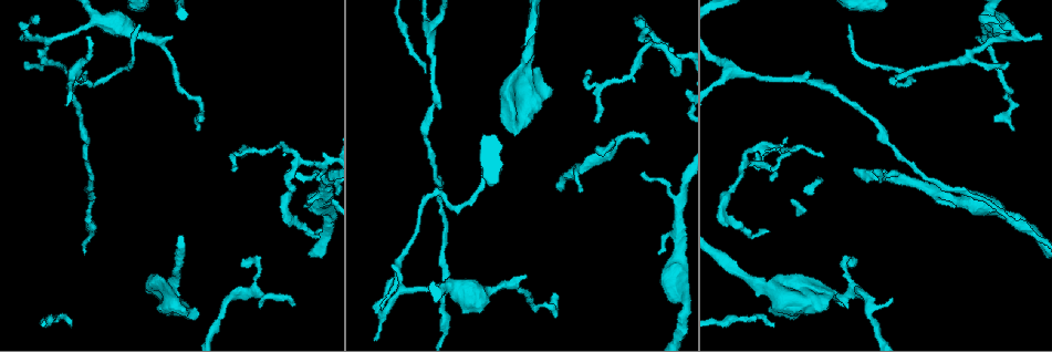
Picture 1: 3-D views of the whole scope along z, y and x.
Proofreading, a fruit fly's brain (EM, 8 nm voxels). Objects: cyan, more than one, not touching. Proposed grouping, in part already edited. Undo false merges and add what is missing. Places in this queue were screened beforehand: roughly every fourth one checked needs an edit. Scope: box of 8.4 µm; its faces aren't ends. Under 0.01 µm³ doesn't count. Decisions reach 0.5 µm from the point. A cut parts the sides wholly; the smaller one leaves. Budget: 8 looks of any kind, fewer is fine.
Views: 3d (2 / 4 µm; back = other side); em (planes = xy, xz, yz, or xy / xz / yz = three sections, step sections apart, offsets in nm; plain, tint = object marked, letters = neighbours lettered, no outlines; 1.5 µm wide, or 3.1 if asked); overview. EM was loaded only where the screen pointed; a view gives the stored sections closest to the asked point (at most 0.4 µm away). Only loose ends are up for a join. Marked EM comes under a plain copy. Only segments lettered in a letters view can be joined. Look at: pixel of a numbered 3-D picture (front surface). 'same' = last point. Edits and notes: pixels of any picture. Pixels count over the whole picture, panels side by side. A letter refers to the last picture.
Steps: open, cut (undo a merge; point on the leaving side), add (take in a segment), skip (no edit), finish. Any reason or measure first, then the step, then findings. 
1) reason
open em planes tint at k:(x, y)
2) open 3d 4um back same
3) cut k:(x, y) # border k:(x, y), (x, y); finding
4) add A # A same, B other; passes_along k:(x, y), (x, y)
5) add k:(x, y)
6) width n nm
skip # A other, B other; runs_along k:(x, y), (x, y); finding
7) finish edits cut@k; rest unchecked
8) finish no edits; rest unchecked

abrupt turn
open em planes tint at 1:(824, 300)

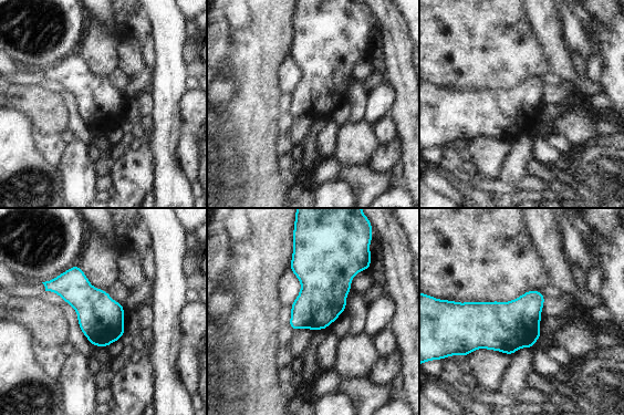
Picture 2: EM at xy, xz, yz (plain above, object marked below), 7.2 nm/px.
see the neighbours
open em planes letters same

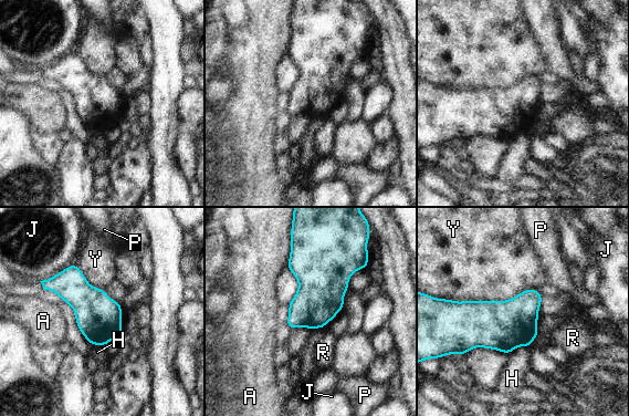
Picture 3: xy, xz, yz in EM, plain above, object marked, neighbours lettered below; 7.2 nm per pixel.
skip # A other, H other, J other, P other, R other, Y other; border 3:(534, 288), (505, 300), (448, 300); continuous, no second neuron

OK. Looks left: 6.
tapers out
open 3d 4um back at 1:(383, 304)

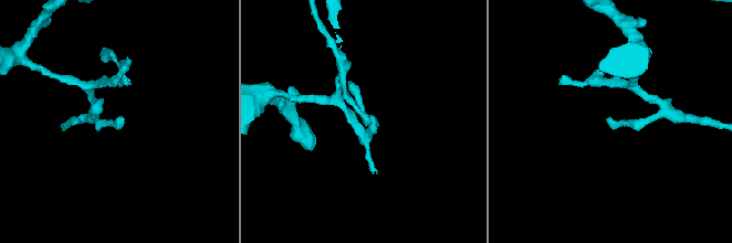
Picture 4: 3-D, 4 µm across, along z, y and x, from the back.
open em xy step 8 tint at 4:(369, 122)

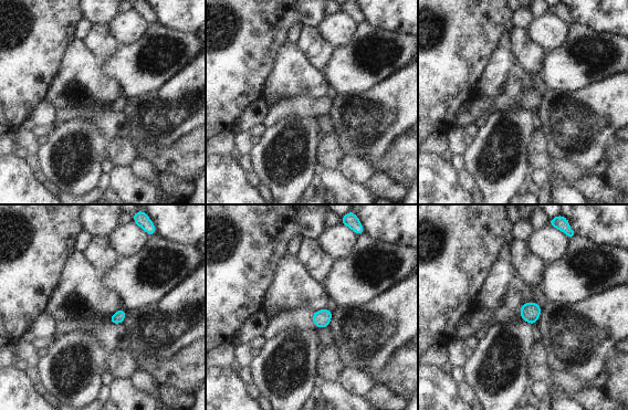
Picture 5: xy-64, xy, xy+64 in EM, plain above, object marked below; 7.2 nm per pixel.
another direction
open em planes letters same

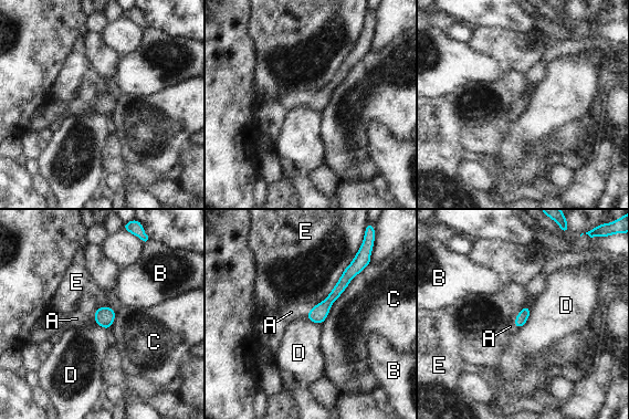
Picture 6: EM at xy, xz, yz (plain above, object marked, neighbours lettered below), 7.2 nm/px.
width 90 nm; longest_contact C 550 nm
add A # A same, B other, C other, D other, E other; the neuron continues

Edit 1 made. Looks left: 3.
see it whole again
open overview

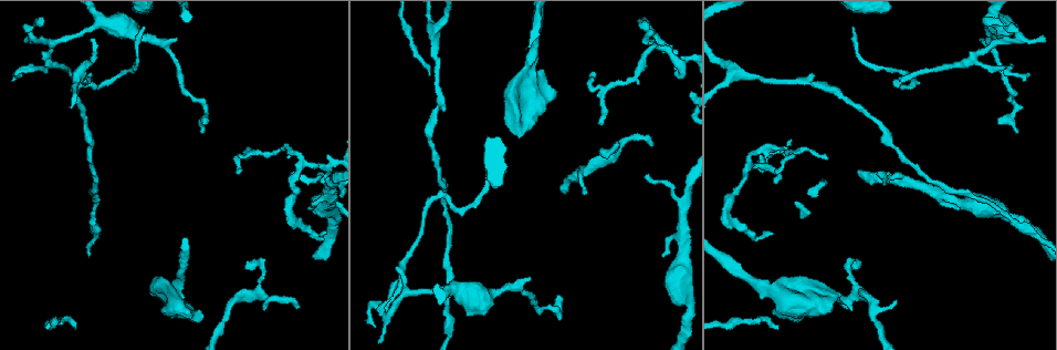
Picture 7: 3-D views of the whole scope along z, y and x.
sharp bend
open em planes letters at 7:(899, 83)

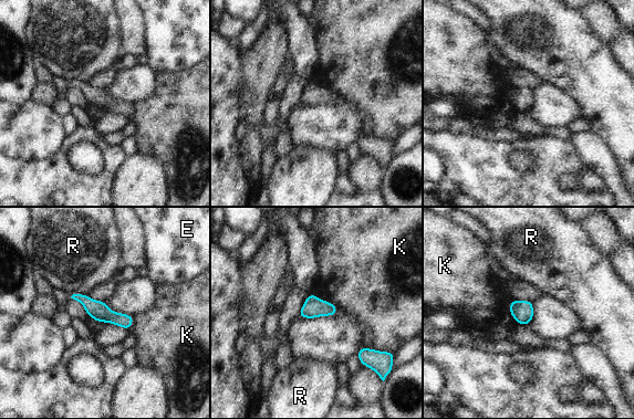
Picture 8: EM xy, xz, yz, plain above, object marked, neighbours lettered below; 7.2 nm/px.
skip # E other, K other, R other; runs_along 8:(71, 296), (130, 323); continuous, no second neuron

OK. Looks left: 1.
finish edits add@6; rest unchecked

